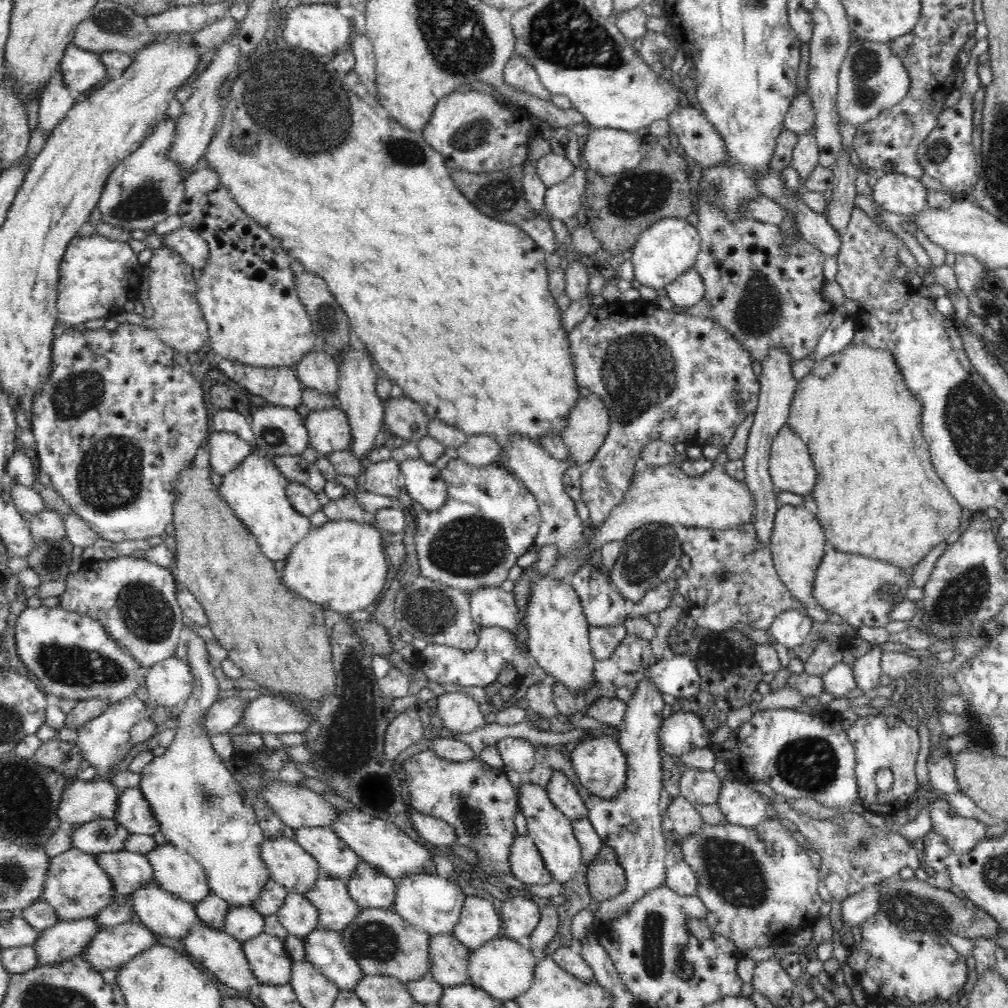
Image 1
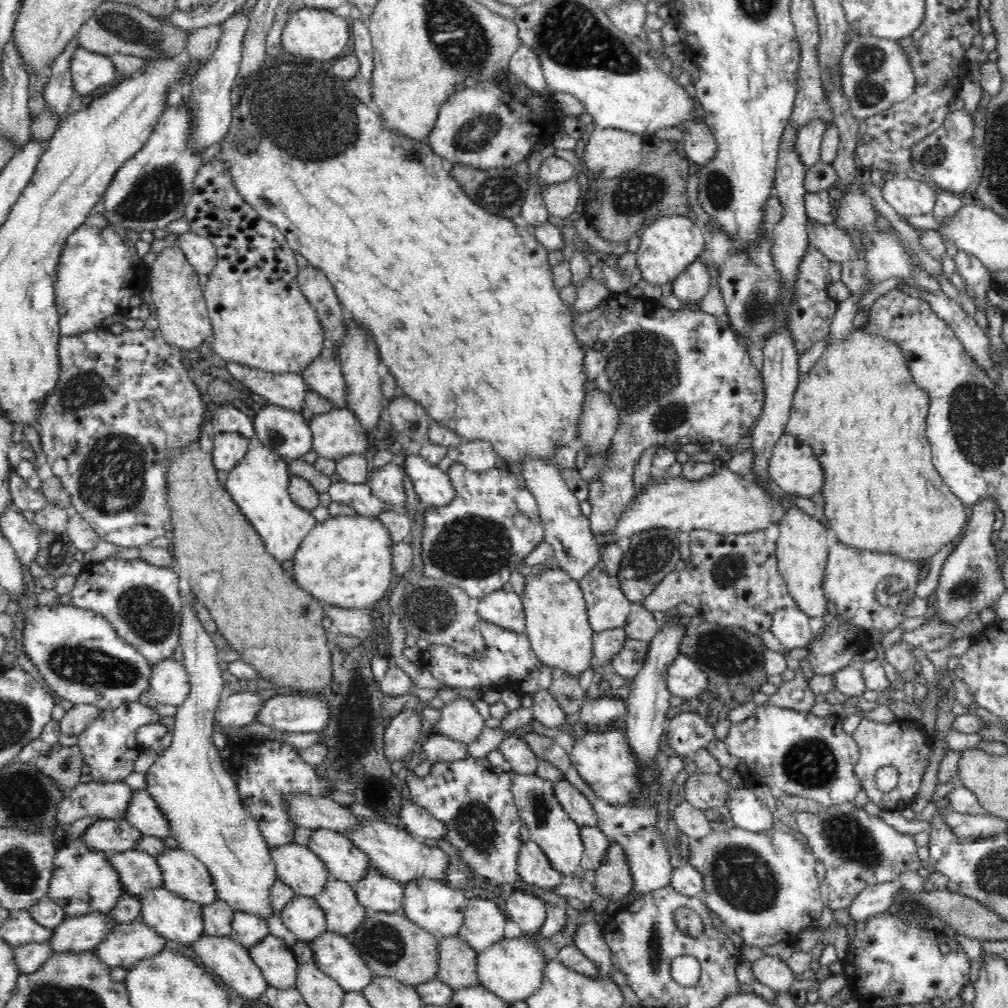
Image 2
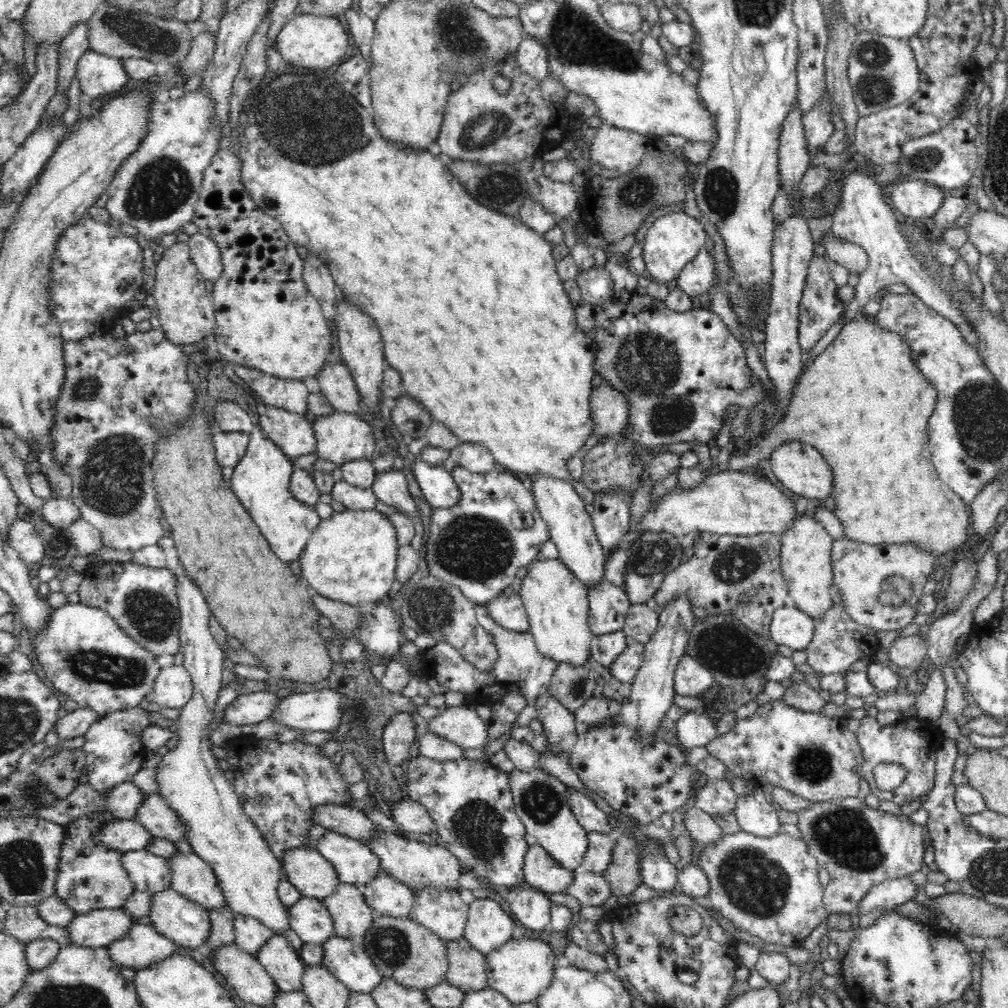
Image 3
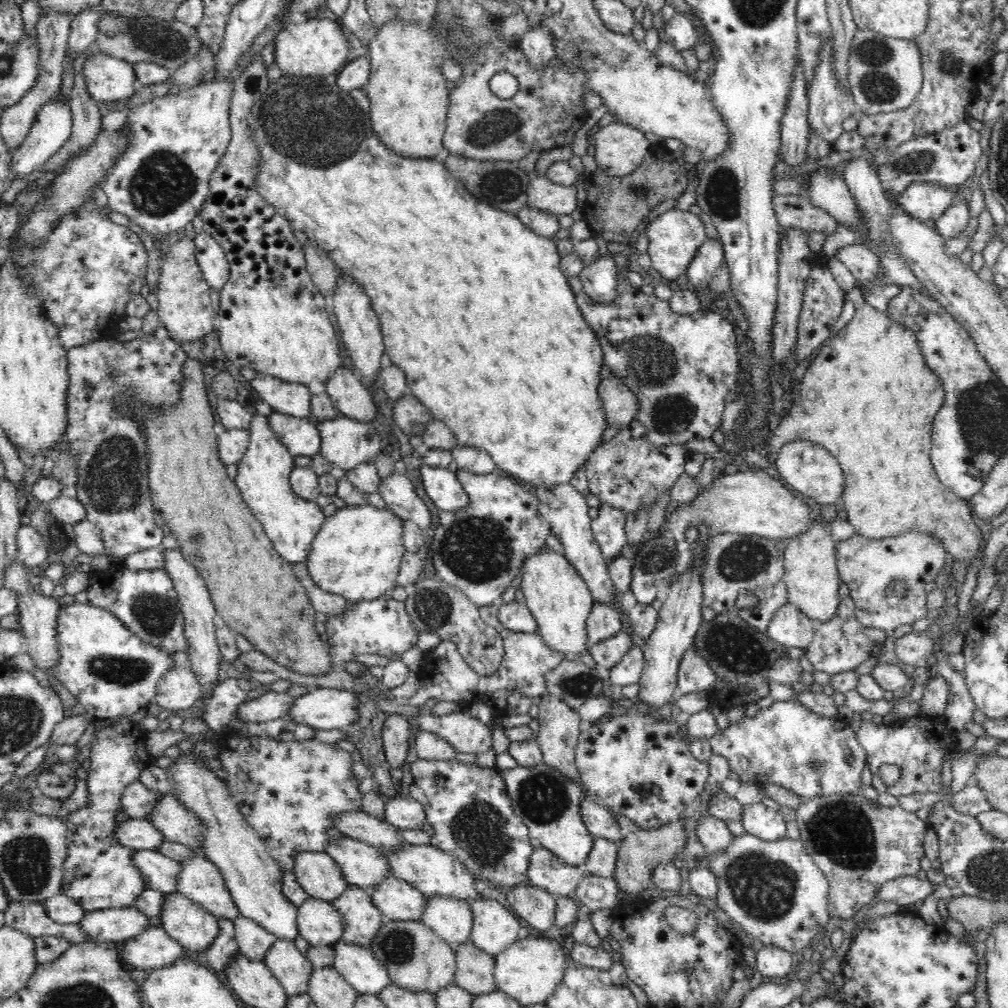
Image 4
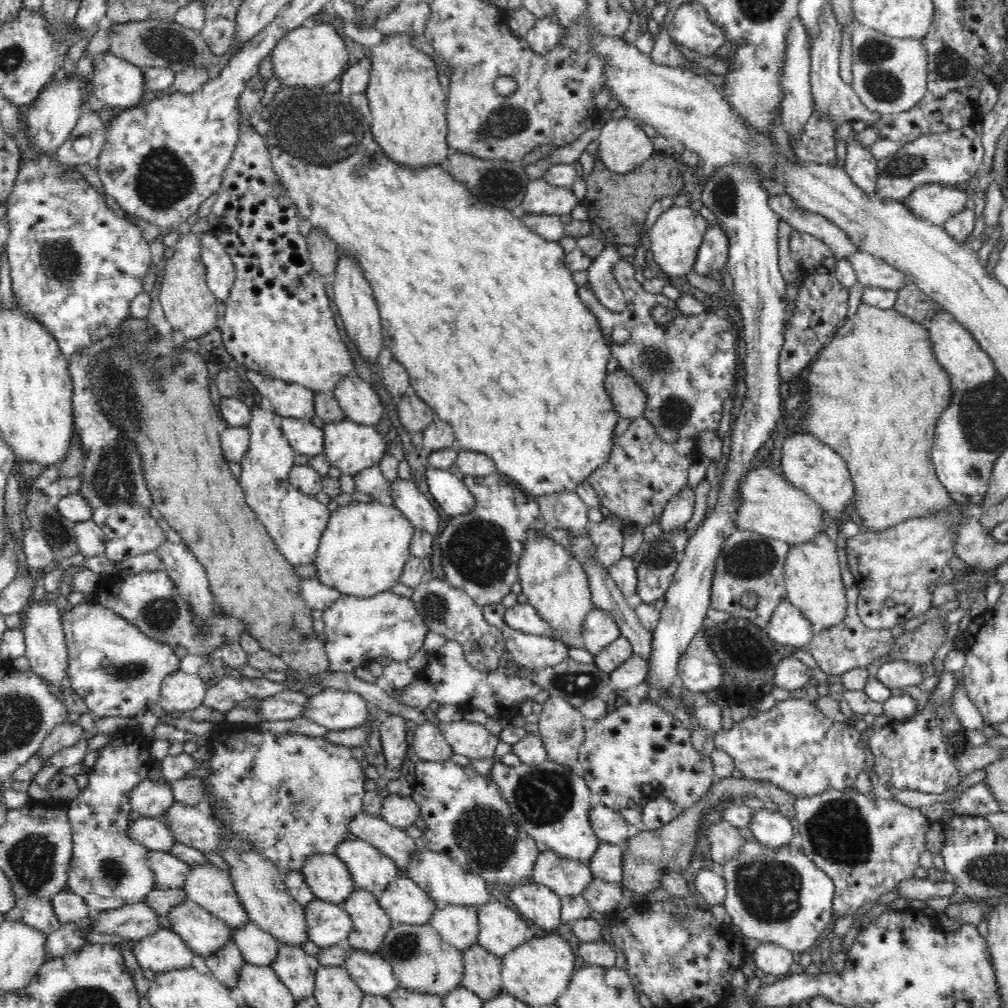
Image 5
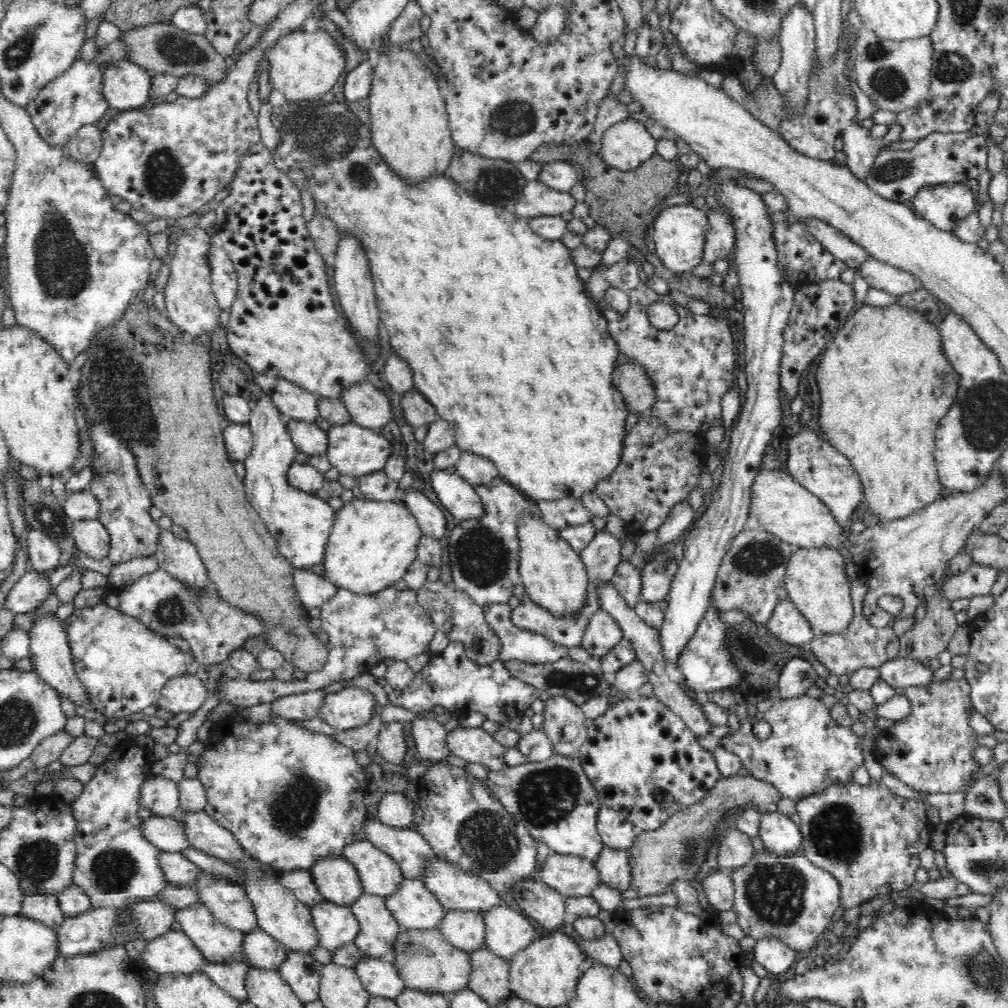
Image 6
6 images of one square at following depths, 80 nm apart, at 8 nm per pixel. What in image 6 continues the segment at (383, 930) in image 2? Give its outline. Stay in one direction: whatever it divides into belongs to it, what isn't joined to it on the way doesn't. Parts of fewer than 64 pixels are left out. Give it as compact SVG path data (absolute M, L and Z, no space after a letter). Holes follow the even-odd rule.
M403 928L392 942L392 963L398 969L398 976L404 981L404 988L415 991L442 993L449 996L467 988L470 978L470 957L468 953L450 944L438 928Z

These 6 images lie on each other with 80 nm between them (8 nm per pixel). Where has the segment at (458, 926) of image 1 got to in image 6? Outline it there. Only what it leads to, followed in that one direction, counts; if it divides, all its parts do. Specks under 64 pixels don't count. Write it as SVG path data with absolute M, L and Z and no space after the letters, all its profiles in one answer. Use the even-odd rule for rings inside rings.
M505 904L482 914L485 948L507 960L526 948L534 938L534 930L539 929L522 913L515 912Z

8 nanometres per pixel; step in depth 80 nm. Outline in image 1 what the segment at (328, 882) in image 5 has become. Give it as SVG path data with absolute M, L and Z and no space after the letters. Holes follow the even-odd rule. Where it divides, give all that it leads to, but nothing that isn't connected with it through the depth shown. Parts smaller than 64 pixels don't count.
M283 836L264 838L260 844L260 859L268 867L271 880L284 886L287 892L304 895L322 874L312 855L294 839Z

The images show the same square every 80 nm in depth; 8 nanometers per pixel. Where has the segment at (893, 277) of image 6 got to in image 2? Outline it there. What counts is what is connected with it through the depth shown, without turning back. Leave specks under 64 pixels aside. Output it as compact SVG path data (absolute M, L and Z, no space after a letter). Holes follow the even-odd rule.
M807 216L806 231L808 242L820 249L831 261L844 262L856 254L852 247L852 239L837 224L814 223Z

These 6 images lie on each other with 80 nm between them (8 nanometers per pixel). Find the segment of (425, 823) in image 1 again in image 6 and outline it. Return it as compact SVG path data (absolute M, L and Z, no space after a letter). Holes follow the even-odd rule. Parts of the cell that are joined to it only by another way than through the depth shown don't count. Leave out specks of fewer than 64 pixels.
M389 792L380 799L377 817L386 826L408 829L413 823L416 804L410 797L400 792Z

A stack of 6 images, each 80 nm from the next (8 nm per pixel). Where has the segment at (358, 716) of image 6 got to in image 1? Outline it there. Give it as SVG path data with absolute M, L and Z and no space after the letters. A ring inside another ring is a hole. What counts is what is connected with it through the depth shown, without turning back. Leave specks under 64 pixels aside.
M261 695L247 702L238 724L247 732L288 734L304 732L312 724L310 714L296 708L285 698Z

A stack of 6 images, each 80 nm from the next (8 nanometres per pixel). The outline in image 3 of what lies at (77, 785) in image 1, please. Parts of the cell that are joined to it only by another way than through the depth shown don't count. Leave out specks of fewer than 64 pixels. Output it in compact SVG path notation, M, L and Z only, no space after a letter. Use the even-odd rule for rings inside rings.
M132 781L120 782L110 790L96 790L89 782L79 784L66 798L56 799L49 807L38 809L37 816L56 824L67 826L72 821L77 821L81 816L97 812L110 812L116 819L130 820L134 818L144 793Z

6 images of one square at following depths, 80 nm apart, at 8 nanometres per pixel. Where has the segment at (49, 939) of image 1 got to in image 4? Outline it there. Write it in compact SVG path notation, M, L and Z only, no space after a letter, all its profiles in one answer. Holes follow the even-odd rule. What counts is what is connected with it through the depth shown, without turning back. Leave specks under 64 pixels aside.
M134 905L86 911L78 925L92 943L117 943L140 934L151 921Z

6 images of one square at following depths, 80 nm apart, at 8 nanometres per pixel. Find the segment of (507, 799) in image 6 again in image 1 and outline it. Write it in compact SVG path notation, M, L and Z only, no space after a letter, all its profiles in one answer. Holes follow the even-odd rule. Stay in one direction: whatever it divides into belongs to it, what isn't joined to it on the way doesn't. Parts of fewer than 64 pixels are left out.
M523 782L519 796L519 810L527 818L526 836L534 841L540 851L544 867L552 875L552 880L562 884L570 882L578 874L580 864L584 863L581 860L581 848L572 831L570 819L552 805L545 788Z

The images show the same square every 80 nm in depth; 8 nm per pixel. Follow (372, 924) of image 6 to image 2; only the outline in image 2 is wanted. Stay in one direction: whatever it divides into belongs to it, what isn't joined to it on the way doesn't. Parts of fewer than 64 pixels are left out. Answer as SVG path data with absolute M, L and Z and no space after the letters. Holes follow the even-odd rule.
M330 878L328 882L324 884L322 892L316 894L313 899L324 912L326 918L326 930L328 931L337 932L342 936L348 937L350 932L354 932L356 926L360 926L366 919L368 911L358 903L358 899L356 898L354 889L352 889L350 883Z

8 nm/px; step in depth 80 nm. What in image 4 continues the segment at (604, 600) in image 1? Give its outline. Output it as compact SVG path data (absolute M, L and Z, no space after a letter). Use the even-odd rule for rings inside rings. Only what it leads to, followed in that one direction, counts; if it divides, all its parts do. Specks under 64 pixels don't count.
M616 590L611 604L595 601L592 605L587 622L588 647L602 643L602 640L612 639L623 631L623 600L623 593Z

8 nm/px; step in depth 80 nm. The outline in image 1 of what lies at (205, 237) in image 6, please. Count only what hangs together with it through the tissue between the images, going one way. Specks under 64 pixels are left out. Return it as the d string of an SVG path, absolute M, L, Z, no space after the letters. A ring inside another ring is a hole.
M164 246L152 250L152 258L146 266L150 269L150 290L147 296L154 309L153 329L165 345L178 352L189 354L200 351L204 342L209 340L209 332L196 300L198 289L197 280L192 274L193 267L180 254Z

